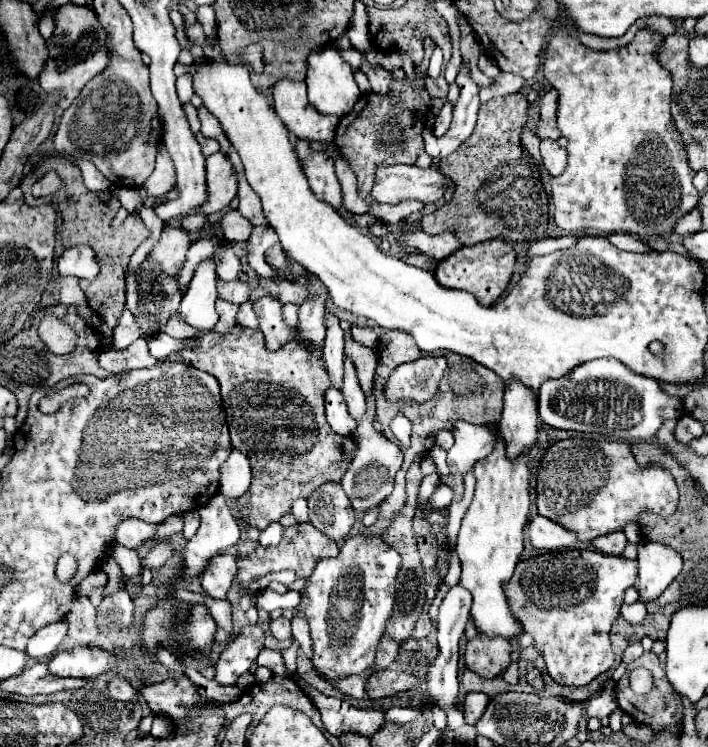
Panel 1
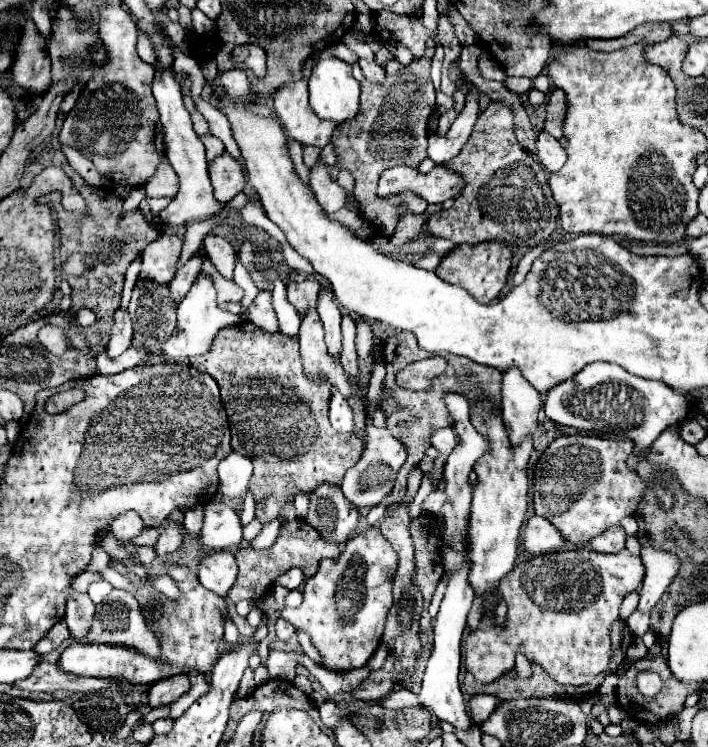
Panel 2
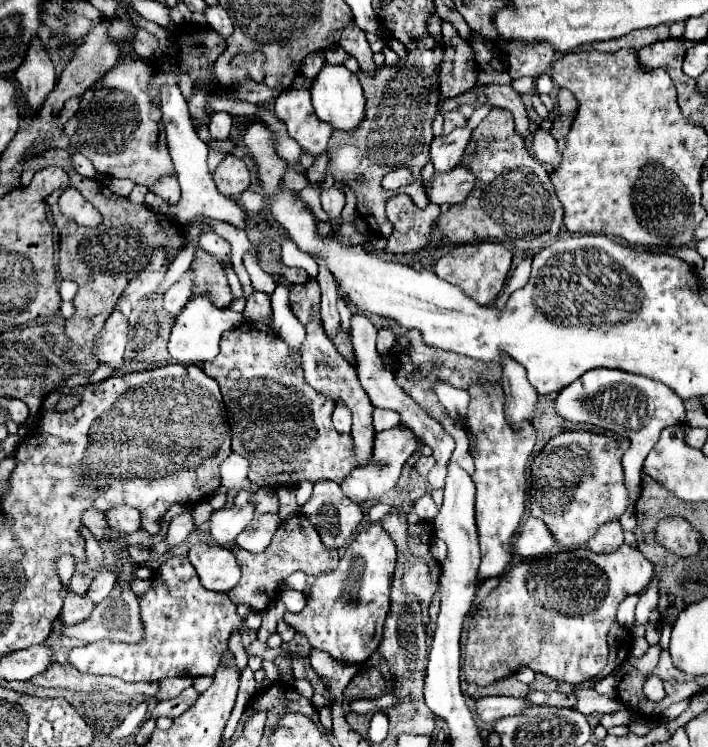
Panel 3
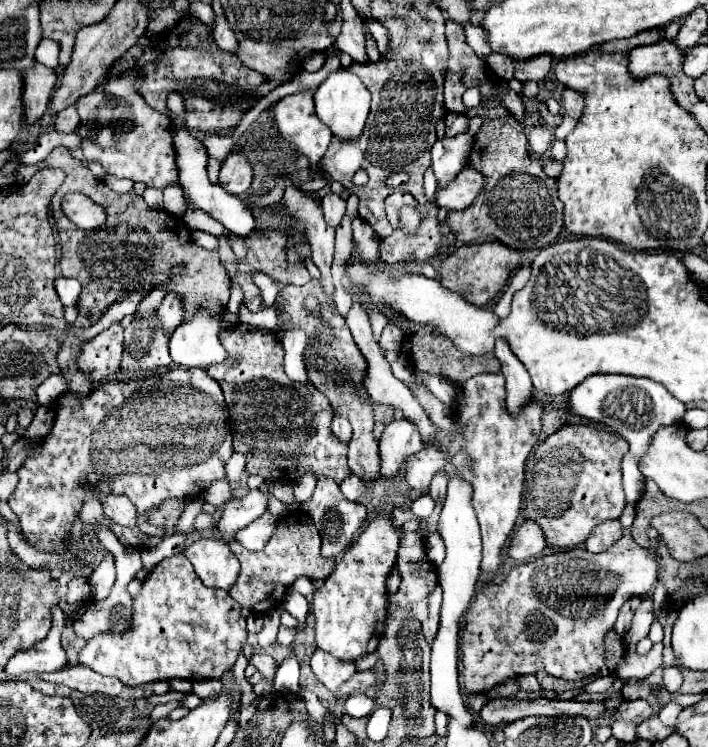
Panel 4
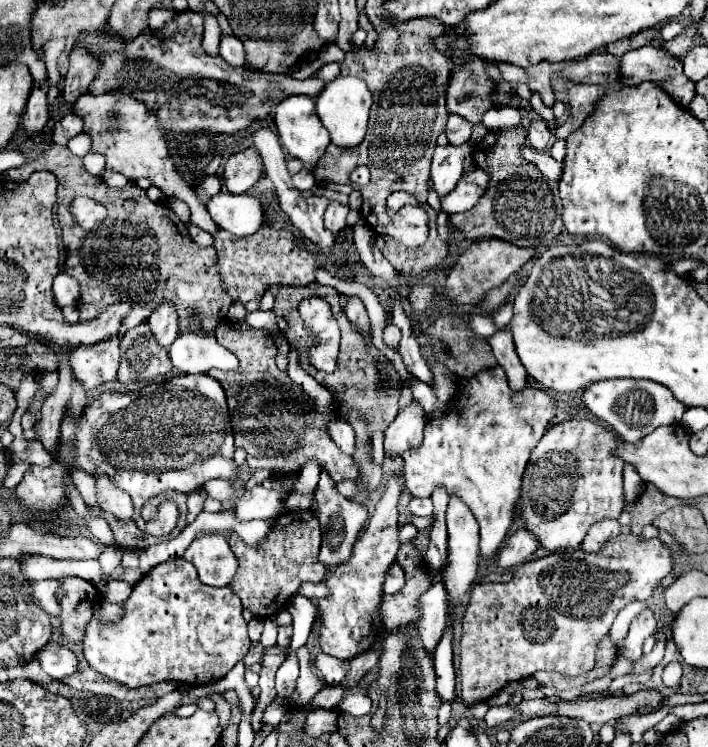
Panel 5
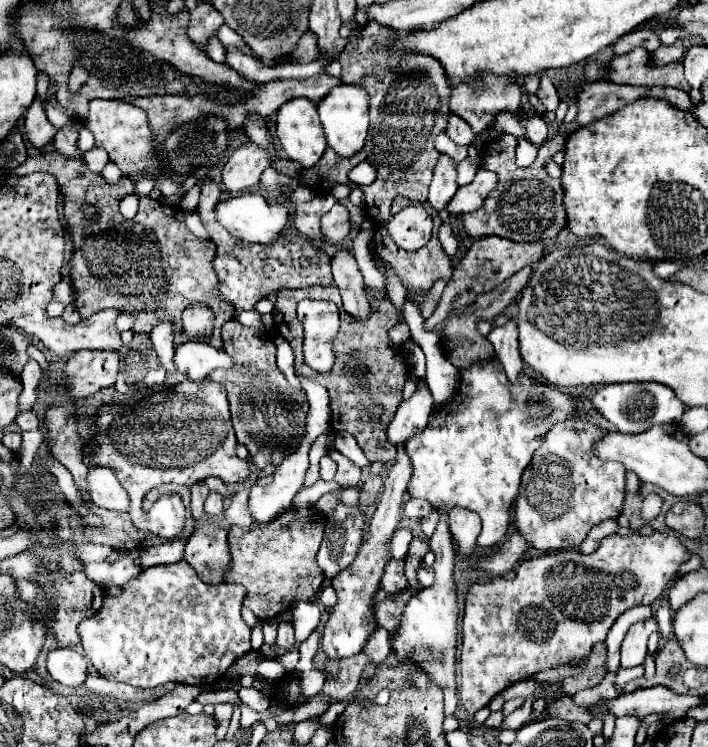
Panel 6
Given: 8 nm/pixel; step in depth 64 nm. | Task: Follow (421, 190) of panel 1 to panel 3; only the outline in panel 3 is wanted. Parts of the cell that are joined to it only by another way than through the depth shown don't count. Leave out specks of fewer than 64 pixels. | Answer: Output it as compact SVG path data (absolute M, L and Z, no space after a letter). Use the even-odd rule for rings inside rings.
M396 168L396 170L390 170L382 178L382 188L384 190L398 190L400 186L408 186L412 182L414 182L414 178L412 178L412 172L408 168ZM454 168L450 172L434 172L430 184L424 182L424 192L434 204L458 204L472 192L474 176L466 168Z

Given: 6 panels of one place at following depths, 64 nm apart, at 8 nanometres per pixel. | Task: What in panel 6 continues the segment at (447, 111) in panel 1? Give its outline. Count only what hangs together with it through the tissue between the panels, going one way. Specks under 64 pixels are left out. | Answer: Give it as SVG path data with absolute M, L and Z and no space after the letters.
M450 116L450 118L448 118L446 134L448 134L448 138L450 138L454 144L460 144L460 146L470 146L470 142L474 140L472 128L468 128L468 122L460 120L460 116Z

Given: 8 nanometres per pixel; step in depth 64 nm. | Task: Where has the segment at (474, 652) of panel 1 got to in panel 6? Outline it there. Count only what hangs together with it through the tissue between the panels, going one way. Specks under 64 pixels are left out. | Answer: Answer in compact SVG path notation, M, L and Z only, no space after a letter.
M632 532L632 534L612 534L612 536L604 538L600 548L596 552L592 552L592 554L582 554L578 550L564 550L564 552L544 554L544 556L538 556L538 558L522 560L518 564L518 568L516 568L514 580L494 578L488 584L472 584L470 590L468 590L468 596L466 596L464 634L462 634L462 650L460 650L460 702L466 708L466 712L468 714L478 712L480 708L488 706L488 702L496 694L500 694L504 688L508 688L508 686L512 686L512 684L516 684L520 680L526 680L526 678L530 678L536 672L542 672L542 670L548 670L548 668L554 668L554 666L560 666L560 664L580 664L580 662L584 662L588 658L588 654L592 652L592 646L596 642L604 642L606 640L606 634L608 634L610 626L624 612L624 608L632 608L636 604L652 604L662 594L666 584L674 580L674 576L678 572L678 566L682 562L686 562L688 558L690 558L688 550L672 534L660 534L660 532L654 532L652 536L640 536L638 532Z

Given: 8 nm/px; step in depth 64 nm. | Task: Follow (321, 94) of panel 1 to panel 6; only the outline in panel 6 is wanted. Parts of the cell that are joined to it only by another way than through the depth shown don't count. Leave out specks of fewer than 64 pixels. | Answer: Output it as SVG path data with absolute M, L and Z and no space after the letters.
M358 84L334 86L328 92L328 96L324 96L318 102L318 114L320 114L320 122L324 126L324 132L326 132L328 146L334 148L336 154L348 158L348 156L354 156L356 152L360 152L360 148L364 146L366 132L368 132L368 102L370 102L368 92Z

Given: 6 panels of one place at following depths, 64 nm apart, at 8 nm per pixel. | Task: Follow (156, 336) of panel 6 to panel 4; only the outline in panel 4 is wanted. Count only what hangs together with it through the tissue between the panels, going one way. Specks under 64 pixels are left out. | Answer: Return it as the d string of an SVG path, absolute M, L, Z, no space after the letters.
M170 290L170 292L164 296L162 304L158 306L158 316L160 316L160 324L164 324L164 330L166 330L168 334L172 332L172 328L174 328L180 320L184 320L184 306L182 306L182 298L180 298L178 292Z

